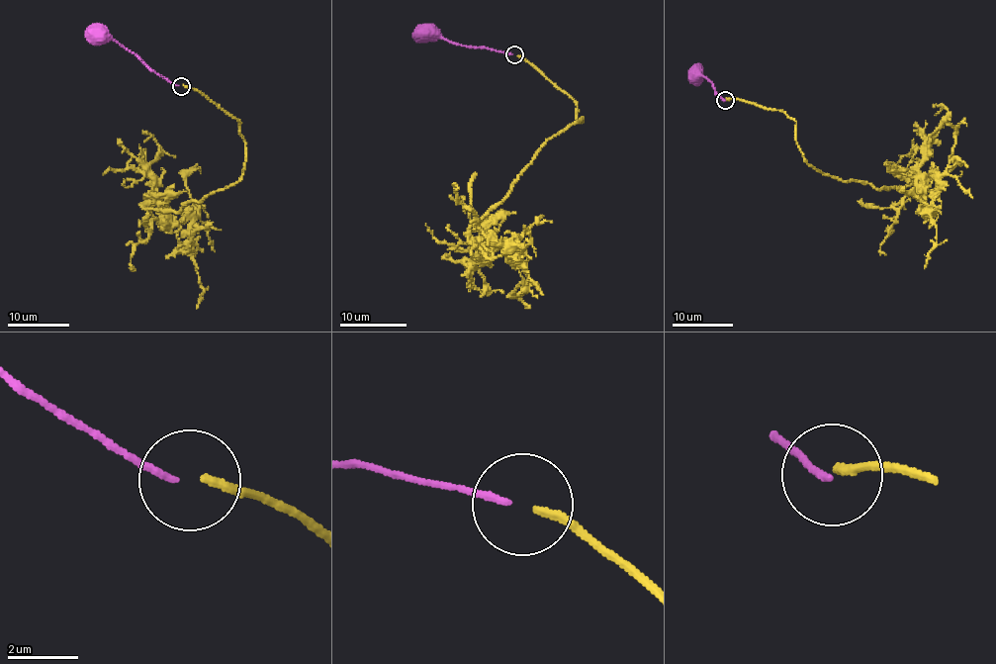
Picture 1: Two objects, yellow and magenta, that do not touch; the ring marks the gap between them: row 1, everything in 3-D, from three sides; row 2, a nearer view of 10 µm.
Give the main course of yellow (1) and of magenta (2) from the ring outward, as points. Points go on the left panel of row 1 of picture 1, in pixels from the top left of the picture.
1: (183, 85), (236, 119), (245, 140), (234, 183), (178, 211), (143, 208), (191, 238), (197, 309)
2: (178, 85), (150, 71), (118, 43), (91, 36), (86, 30)

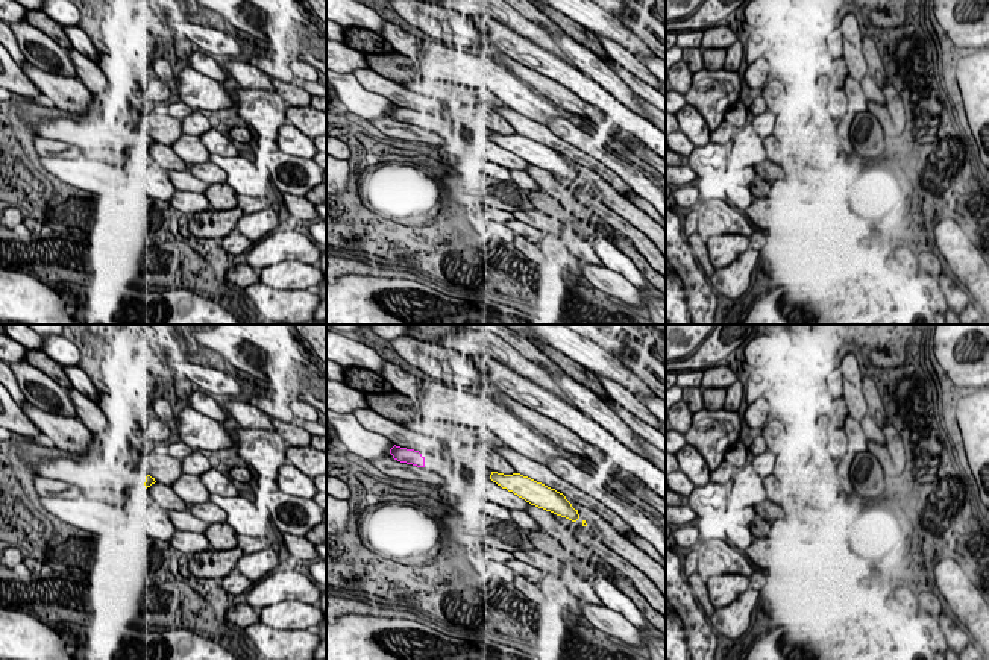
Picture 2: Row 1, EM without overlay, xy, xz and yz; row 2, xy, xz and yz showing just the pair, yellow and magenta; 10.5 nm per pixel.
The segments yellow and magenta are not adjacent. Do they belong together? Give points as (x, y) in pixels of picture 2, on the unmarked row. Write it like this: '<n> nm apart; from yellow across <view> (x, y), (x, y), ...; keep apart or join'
700 nm apart; from yellow across xz (490, 135), (423, 126); keep apart

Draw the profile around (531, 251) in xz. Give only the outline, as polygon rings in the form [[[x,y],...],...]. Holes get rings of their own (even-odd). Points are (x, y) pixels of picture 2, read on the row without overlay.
[[[514,235],[514,243],[513,246],[522,253],[525,255],[529,261],[535,262],[535,264],[542,264],[545,261],[545,255],[542,253],[542,250],[538,249],[537,244],[529,243],[526,238],[523,238],[522,235]]]

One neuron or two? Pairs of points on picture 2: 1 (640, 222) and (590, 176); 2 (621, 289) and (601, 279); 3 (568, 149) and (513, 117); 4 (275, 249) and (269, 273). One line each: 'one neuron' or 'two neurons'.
1: one neuron
2: one neuron
3: one neuron
4: two neurons

